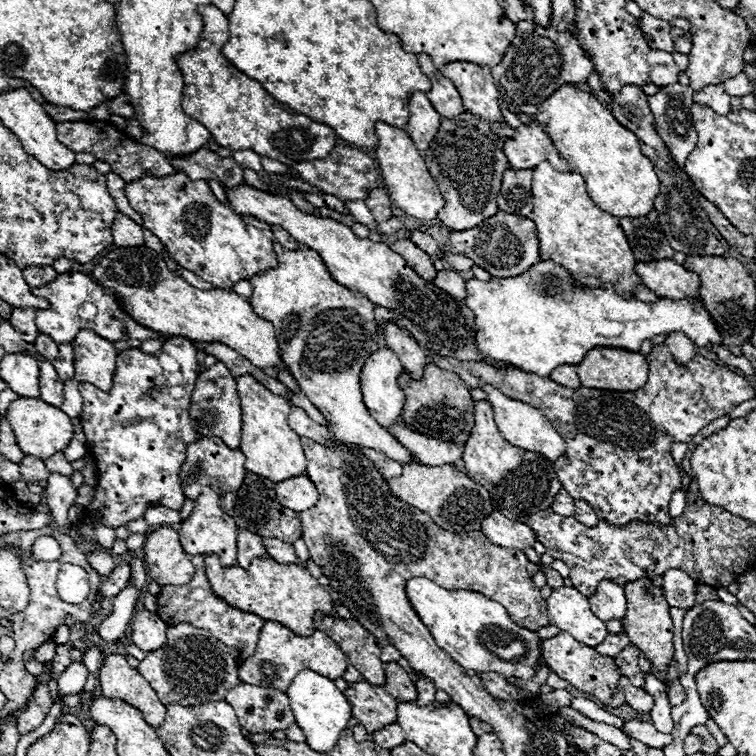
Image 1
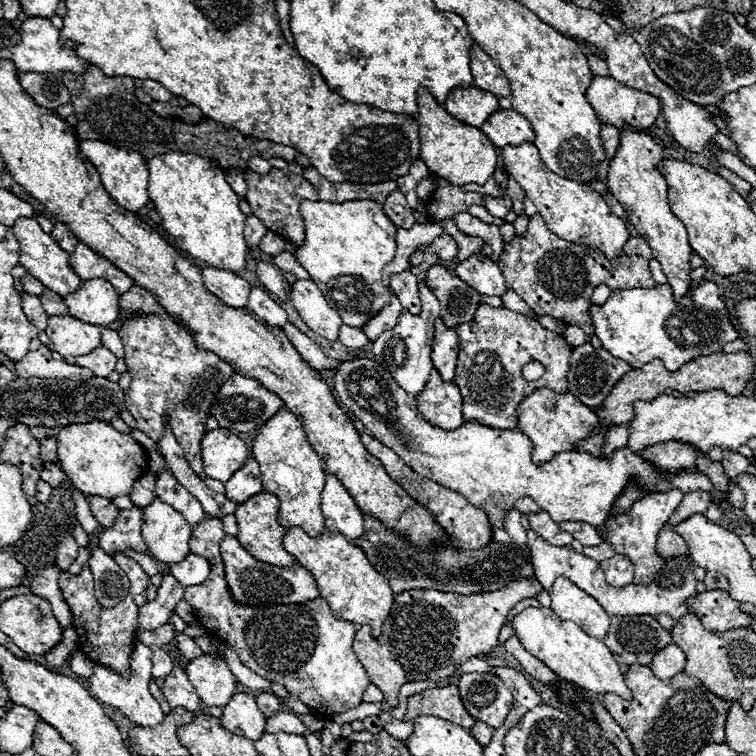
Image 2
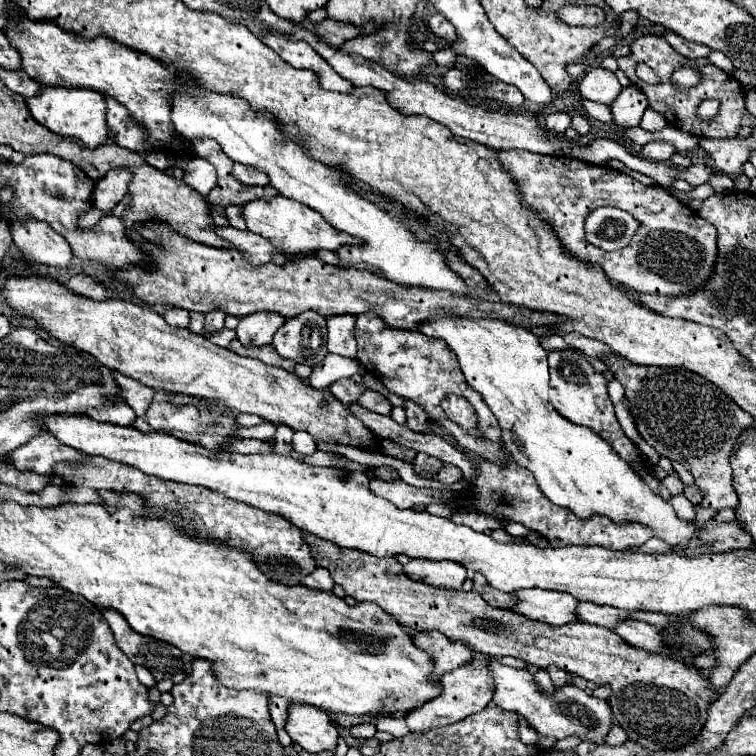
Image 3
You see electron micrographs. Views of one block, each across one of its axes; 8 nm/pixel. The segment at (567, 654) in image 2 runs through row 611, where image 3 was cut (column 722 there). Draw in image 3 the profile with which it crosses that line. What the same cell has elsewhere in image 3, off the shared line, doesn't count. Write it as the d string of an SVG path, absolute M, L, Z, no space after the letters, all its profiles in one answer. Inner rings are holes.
M438 316L418 326L426 336L442 338L458 356L460 370L466 382L484 396L498 424L502 428L502 442L510 450L512 458L530 468L542 492L558 506L572 508L576 516L588 518L592 514L604 514L614 522L642 522L654 528L654 534L666 540L672 550L676 546L686 548L686 556L706 552L730 552L738 548L754 548L750 536L736 524L706 522L702 530L696 530L692 522L684 522L676 516L670 502L654 494L646 482L642 482L634 470L604 442L596 432L586 426L572 424L548 400L548 360L540 340L530 330L510 324L506 320L492 318L468 318L468 316ZM698 534L702 546L690 550L688 540ZM712 544L712 550L704 546Z

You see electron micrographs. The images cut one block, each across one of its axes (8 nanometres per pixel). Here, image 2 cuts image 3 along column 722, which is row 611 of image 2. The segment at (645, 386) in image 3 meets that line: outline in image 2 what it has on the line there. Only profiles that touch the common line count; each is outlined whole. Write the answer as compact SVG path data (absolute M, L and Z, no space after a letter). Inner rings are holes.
M520 580L514 584L504 586L496 592L486 594L452 594L452 592L438 592L438 590L406 590L396 596L390 616L386 618L382 626L382 634L378 638L364 636L364 632L358 630L358 636L354 640L354 652L358 660L364 664L370 682L382 690L384 700L396 708L398 706L398 692L402 684L406 682L418 682L418 680L442 680L448 678L458 666L462 666L466 660L480 652L490 652L498 644L500 628L506 622L506 612L510 612L520 600L524 598L536 598L542 586L534 580Z

